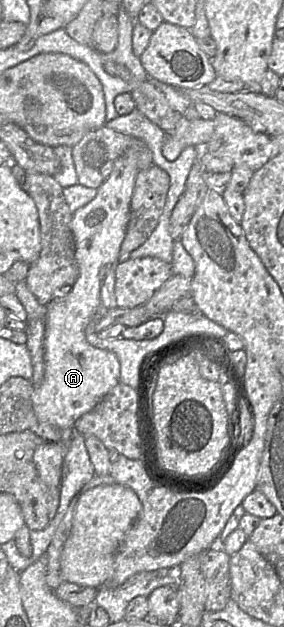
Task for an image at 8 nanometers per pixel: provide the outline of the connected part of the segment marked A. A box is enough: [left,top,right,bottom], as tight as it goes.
[32,149,139,489]

